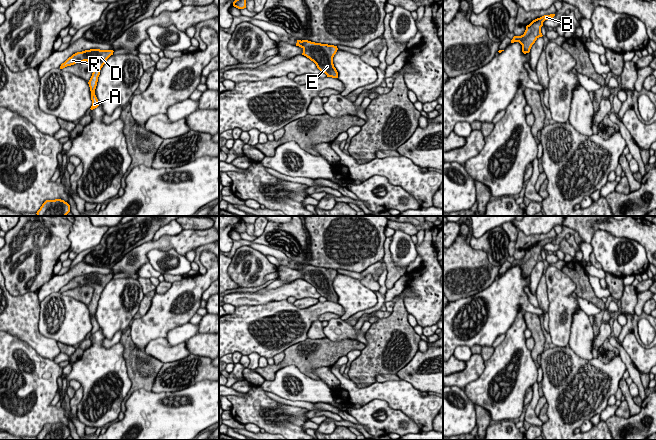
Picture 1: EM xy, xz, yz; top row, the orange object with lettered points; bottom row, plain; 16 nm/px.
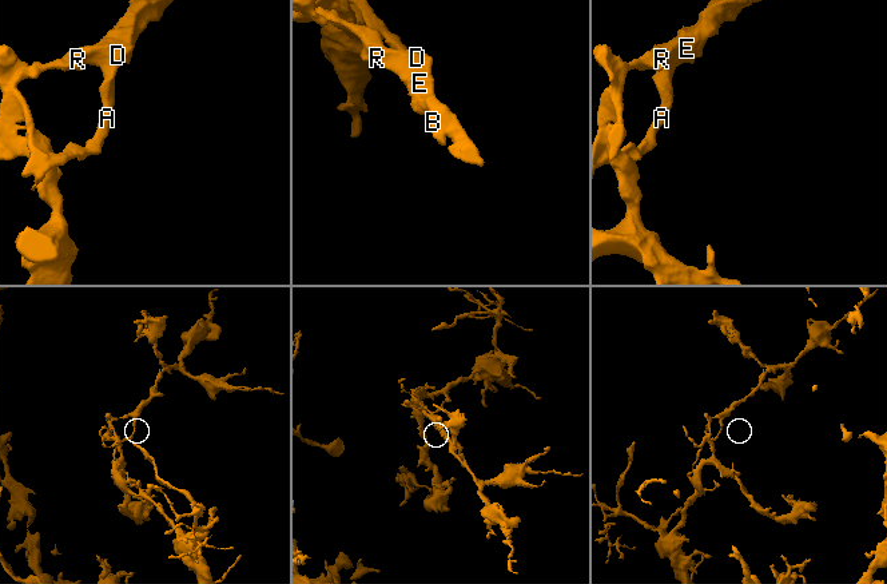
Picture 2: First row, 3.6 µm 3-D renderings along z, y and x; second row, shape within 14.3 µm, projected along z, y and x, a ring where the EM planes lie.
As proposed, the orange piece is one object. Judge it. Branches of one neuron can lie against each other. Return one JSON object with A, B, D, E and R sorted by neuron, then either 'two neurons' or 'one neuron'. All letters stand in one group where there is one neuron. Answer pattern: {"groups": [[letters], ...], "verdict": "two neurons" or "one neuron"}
{"groups": [["A", "B", "D", "E", "R"]], "verdict": "one neuron"}

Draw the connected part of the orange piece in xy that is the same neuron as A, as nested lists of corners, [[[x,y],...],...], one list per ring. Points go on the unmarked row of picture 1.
[[[90,273],[82,276],[77,276],[69,281],[64,287],[61,288],[60,293],[67,290],[74,289],[78,286],[91,286],[94,289],[94,294],[92,300],[88,306],[91,315],[92,330],[91,334],[99,330],[99,325],[95,319],[95,313],[98,306],[98,301],[100,299],[100,294],[107,285],[107,283],[113,279],[113,274],[100,274],[100,273]]]

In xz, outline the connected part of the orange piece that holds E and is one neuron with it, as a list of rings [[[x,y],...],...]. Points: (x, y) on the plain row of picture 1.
[[[297,264],[296,270],[301,271],[303,273],[302,279],[313,285],[327,301],[338,302],[338,296],[333,288],[333,281],[338,274],[337,270],[308,264]]]

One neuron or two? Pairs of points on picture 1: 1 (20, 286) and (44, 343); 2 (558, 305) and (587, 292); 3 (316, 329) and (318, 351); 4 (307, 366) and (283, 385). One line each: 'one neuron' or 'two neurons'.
1: two neurons
2: two neurons
3: two neurons
4: two neurons

